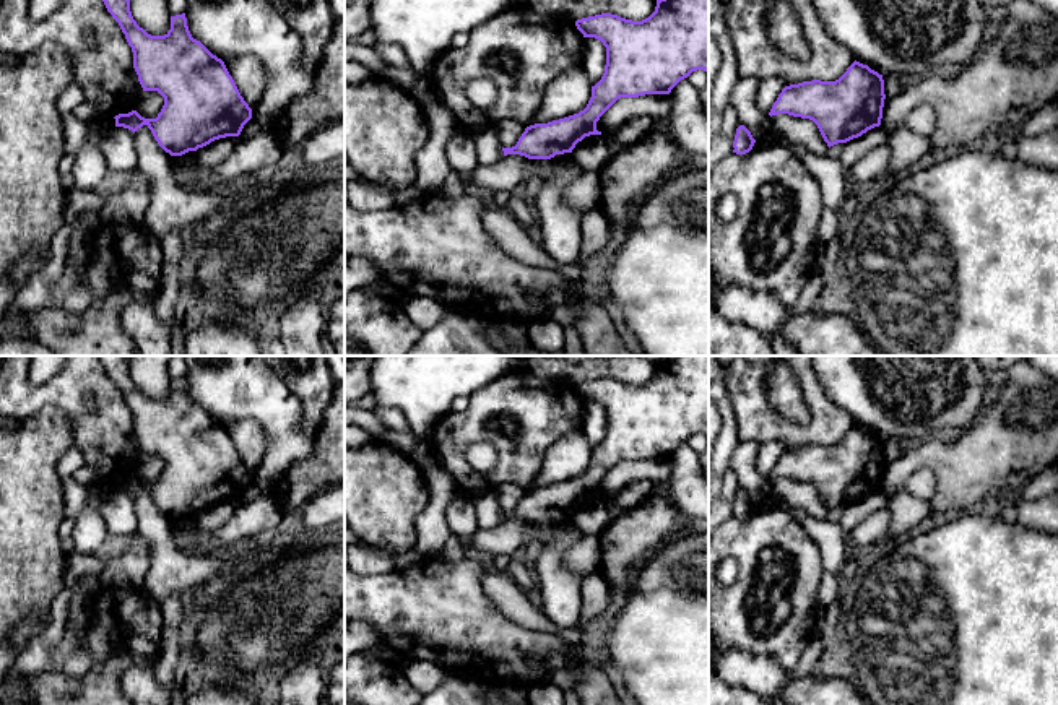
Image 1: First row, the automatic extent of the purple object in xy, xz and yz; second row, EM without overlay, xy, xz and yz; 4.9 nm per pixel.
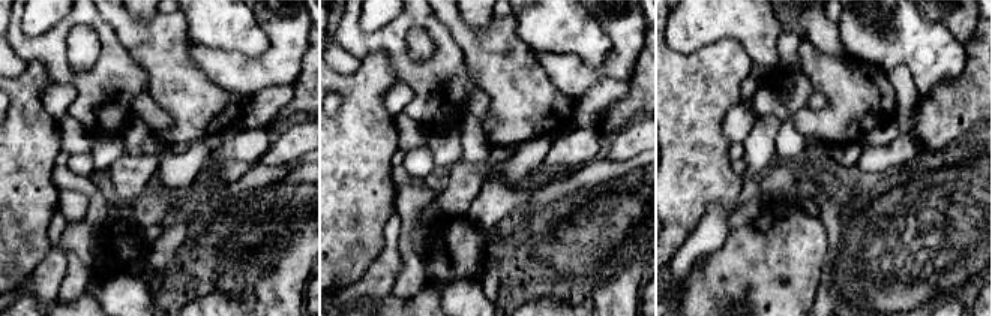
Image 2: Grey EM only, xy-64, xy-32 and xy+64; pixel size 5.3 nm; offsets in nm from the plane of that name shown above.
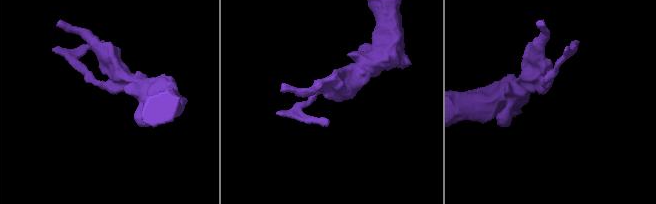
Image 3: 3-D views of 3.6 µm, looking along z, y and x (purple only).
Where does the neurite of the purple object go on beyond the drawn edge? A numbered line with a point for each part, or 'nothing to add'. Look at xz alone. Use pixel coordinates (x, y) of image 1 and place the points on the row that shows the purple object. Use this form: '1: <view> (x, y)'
nothing to add

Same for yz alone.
nothing to add

